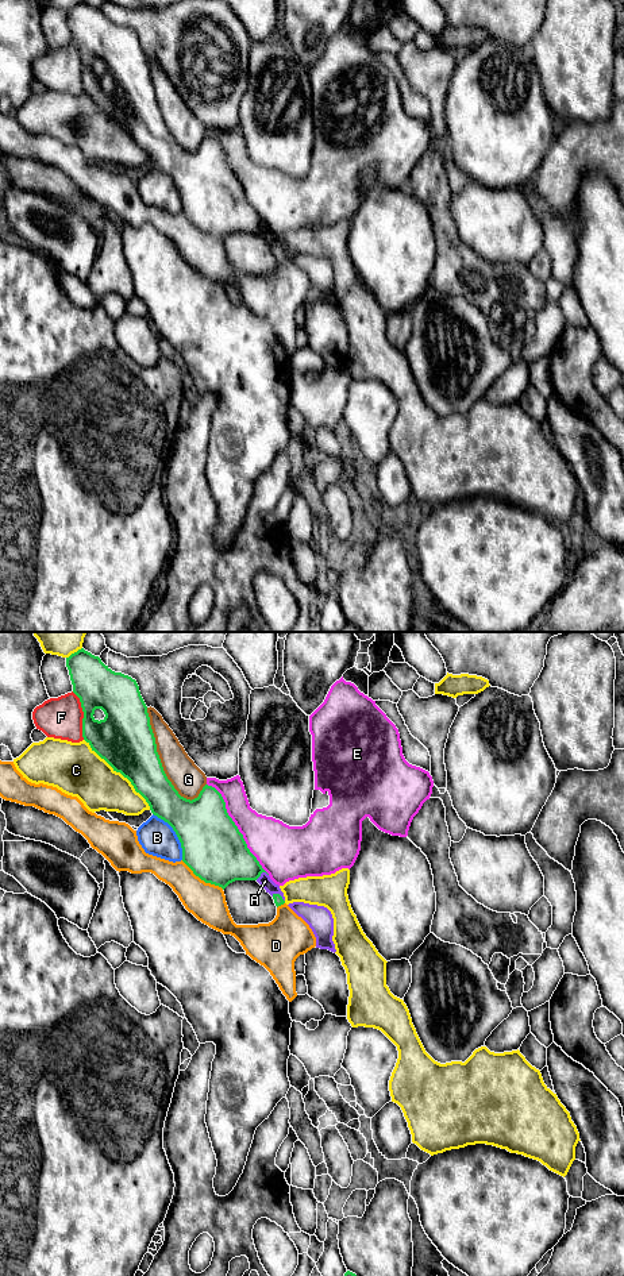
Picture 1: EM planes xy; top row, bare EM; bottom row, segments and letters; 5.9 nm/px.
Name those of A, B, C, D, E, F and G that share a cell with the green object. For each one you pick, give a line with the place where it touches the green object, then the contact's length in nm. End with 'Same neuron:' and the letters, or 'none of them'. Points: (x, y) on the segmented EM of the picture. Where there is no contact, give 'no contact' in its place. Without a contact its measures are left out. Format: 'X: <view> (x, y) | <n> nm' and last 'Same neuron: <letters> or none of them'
Same neuron: none of them

